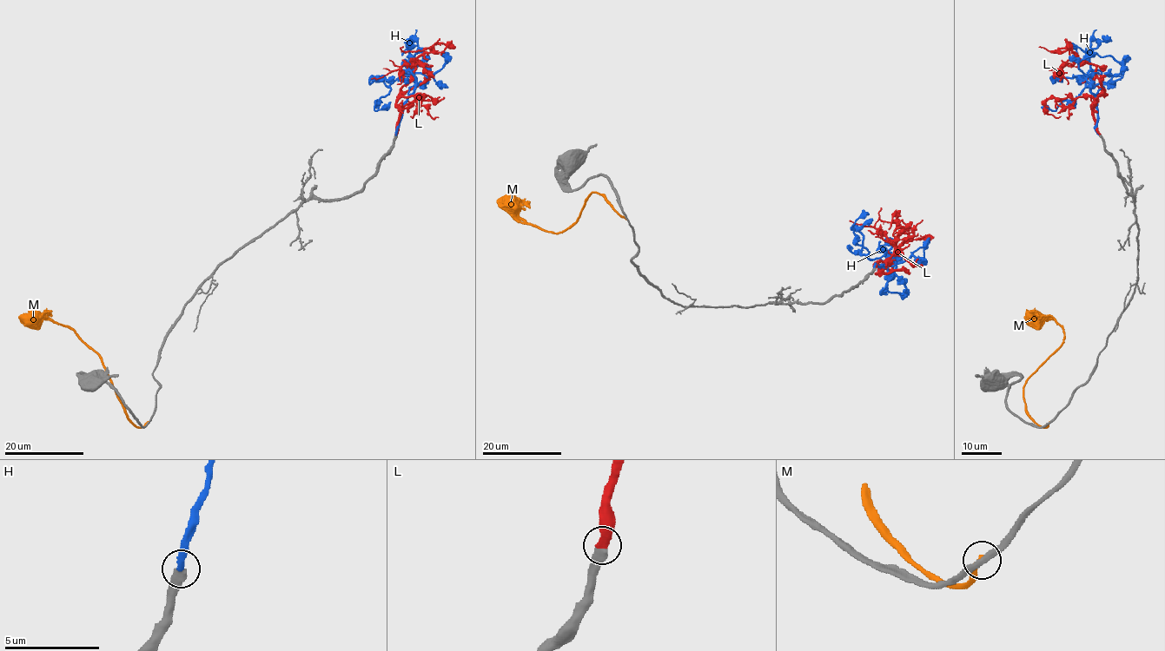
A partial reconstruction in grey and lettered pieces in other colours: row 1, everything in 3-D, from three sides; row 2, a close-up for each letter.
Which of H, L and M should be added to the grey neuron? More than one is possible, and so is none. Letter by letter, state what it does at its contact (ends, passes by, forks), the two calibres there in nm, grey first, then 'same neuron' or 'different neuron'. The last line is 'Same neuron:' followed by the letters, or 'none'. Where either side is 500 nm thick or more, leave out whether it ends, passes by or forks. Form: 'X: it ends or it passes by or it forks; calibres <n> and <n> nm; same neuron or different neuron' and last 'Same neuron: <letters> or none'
H: it ends; calibres 400 and 300 nm; different neuron
L: it ends; calibres 400 and 440 nm; same neuron
M: it ends; calibres 280 and 280 nm; different neuron
Same neuron: L

